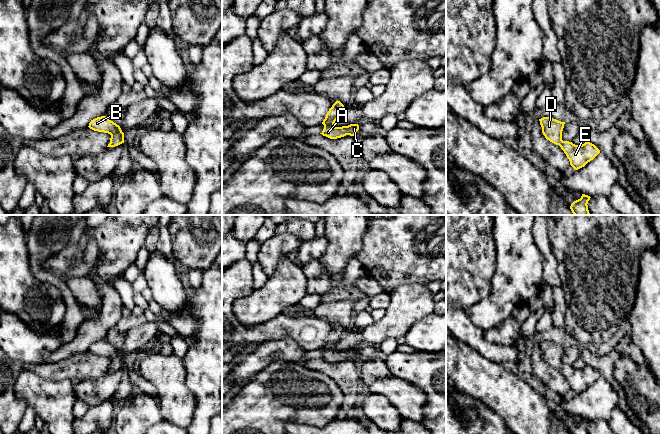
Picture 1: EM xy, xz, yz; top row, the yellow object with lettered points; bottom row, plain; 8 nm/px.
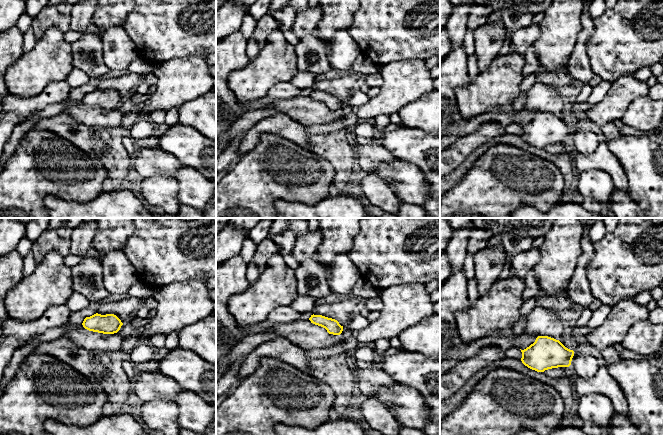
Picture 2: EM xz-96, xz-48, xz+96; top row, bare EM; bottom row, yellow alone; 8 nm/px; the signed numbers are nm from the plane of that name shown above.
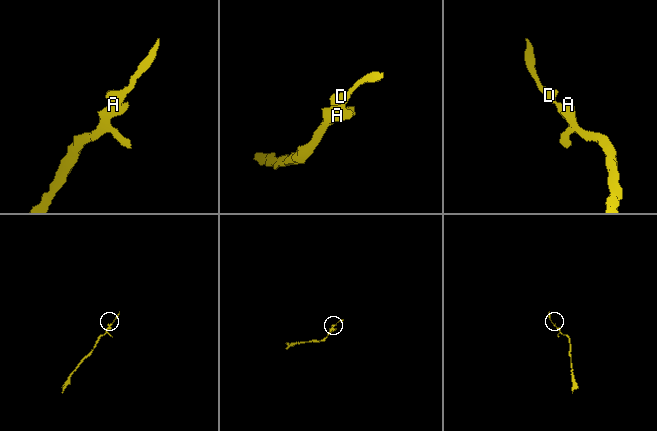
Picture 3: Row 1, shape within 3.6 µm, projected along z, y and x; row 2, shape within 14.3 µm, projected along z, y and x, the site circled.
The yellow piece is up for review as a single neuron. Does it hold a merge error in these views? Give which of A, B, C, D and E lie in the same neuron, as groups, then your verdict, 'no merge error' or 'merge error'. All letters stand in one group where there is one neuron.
groups A B C D E; no merge error

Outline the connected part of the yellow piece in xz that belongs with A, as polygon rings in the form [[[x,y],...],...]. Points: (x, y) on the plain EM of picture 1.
[[[336,325],[326,338],[322,348],[324,349],[323,355],[320,357],[330,363],[337,363],[346,359],[354,360],[359,354],[358,348],[350,348],[348,350],[335,351],[335,345],[344,336],[344,329],[340,325]]]

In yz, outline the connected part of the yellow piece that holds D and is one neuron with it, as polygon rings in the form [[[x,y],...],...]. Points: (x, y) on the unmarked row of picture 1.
[[[543,341],[539,345],[545,362],[561,371],[569,383],[570,389],[575,394],[584,391],[600,377],[600,374],[594,368],[587,365],[582,369],[575,369],[572,366],[563,365],[562,355],[565,346],[551,341]]]

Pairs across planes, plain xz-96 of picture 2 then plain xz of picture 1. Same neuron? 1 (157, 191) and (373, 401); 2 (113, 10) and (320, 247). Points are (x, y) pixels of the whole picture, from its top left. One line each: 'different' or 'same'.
1: same
2: different

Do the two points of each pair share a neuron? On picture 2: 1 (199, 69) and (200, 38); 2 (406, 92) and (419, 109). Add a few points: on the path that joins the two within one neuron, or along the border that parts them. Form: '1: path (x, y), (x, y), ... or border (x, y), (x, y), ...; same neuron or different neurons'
1: border (205, 55), (184, 55), (177, 58); different neurons
2: border (429, 91), (407, 102), (398, 111); different neurons

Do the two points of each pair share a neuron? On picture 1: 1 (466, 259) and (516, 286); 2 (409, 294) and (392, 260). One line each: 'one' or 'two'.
1: two
2: two

